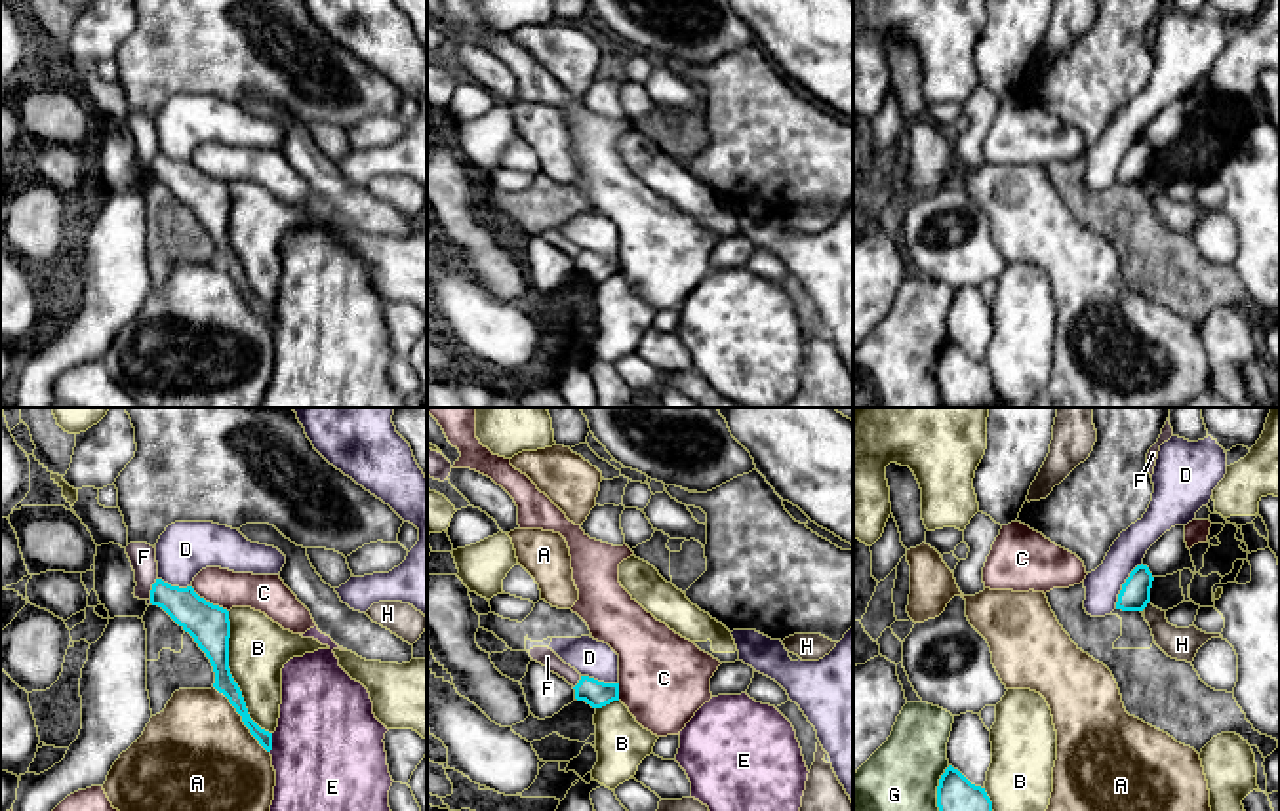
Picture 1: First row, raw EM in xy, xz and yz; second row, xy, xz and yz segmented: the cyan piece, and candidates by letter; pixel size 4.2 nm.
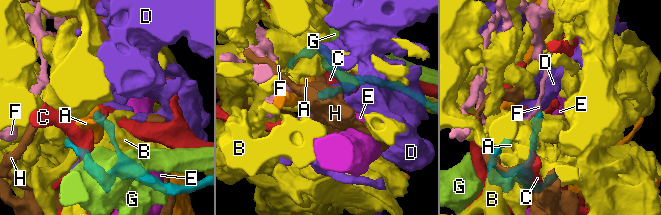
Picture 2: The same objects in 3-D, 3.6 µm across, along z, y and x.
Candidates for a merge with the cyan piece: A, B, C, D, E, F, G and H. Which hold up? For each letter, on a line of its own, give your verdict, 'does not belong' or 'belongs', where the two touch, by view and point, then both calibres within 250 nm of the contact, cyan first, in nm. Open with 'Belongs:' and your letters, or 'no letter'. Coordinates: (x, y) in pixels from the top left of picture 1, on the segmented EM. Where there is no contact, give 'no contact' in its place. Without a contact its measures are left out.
Belongs: no letter
A: does not belong; meets cyan in xy at (242, 720); 90 nm thick on the cyan side, 460 nm on the other
B: does not belong; meets cyan in xy at (231, 674); 170 nm thick on the cyan side, 260 nm on the other
C: does not belong; meets cyan in xy at (208, 602); 170 nm thick on the cyan side, 160 nm on the other
D: does not belong; meets cyan in yz at (1122, 585); 130 nm thick on the cyan side, 150 nm on the other
E: does not belong; meets cyan in xy at (271, 743); 70 nm thick on the cyan side, 480 nm on the other
F: does not belong; meets cyan in xy at (153, 587); 160 nm thick on the cyan side, 110 nm on the other
G: does not belong; meets cyan in yz at (938, 789); 160 nm thick on the cyan side, 300 nm on the other
H: does not belong; meets cyan in yz at (1147, 602); 130 nm thick on the cyan side, 140 nm on the other

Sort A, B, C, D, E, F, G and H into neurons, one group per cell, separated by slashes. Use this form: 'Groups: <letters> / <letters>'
Groups: A / B / C / D / E / F / G / H

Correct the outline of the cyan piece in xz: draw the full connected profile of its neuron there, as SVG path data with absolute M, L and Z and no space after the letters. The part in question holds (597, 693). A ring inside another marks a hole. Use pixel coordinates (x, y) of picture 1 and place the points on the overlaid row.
M581 676L573 689L575 699L585 701L592 708L602 708L613 701L619 701L619 683L604 683L589 676Z

